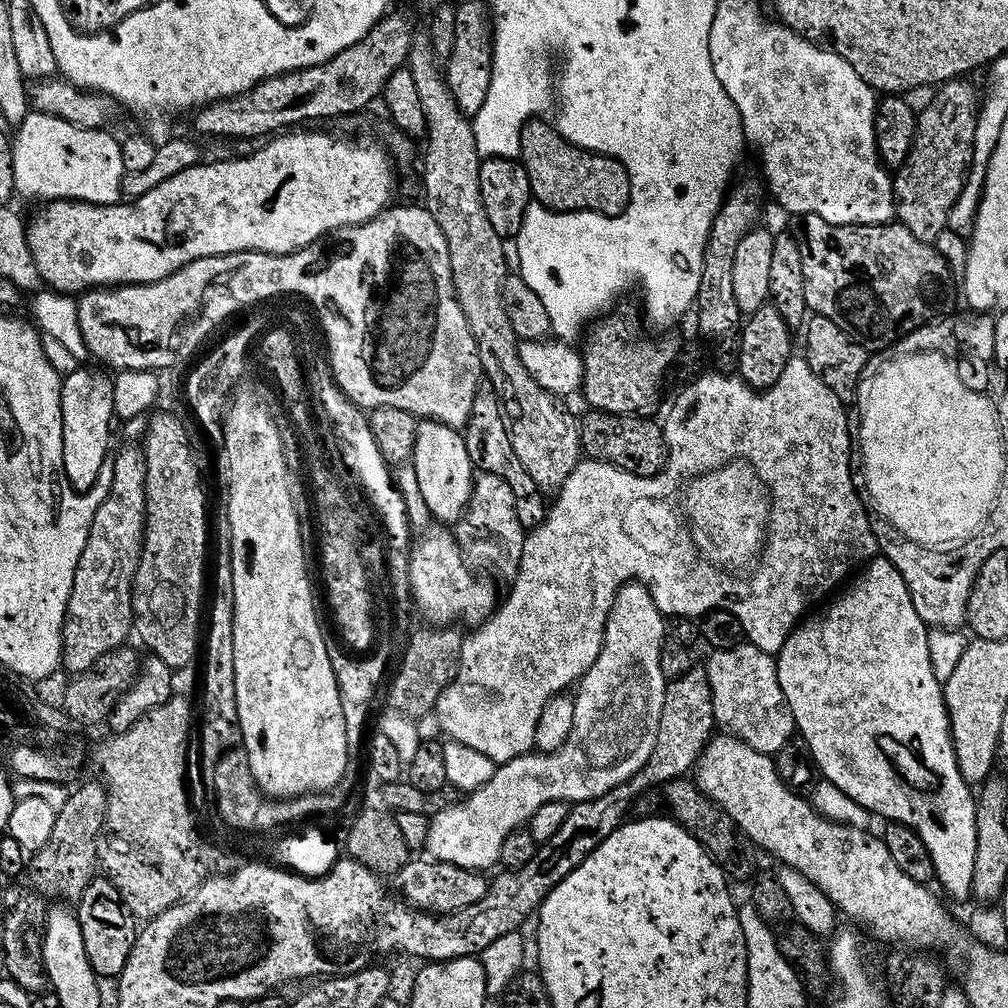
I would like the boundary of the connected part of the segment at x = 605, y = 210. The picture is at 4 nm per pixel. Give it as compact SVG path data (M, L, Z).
M540 118L529 120L520 129L518 145L518 159L530 178L533 197L545 208L557 212L617 216L628 205L628 171L616 157L587 152L577 144L563 140L551 123L543 124L542 121Z

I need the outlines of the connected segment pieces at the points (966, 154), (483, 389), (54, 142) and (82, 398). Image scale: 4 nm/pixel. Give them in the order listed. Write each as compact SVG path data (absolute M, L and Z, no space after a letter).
M968 78L946 80L933 91L936 93L933 94L932 101L921 112L919 109L916 116L916 133L910 146L910 154L906 154L906 162L902 162L902 166L895 169L892 176L892 194L896 198L895 219L904 224L910 234L930 245L935 245L936 239L945 235L950 206L954 206L964 180L968 177L968 165L972 162L974 130L982 100L979 95L976 97L976 88L970 81Z
M481 379L478 390L474 390L474 402L470 406L470 418L462 429L466 454L470 454L470 462L473 469L490 474L498 474L506 486L514 493L516 509L518 510L518 522L526 530L538 527L544 522L546 500L542 497L542 489L526 474L522 462L518 462L518 454L514 454L514 446L510 446L510 434L504 421L504 411L500 408L500 399L494 390L494 386L486 379Z
M29 111L28 115L20 121L14 132L12 142L12 153L14 154L14 182L16 183L17 193L22 197L33 196L36 202L47 202L50 200L84 200L88 204L114 204L121 199L120 180L125 174L122 166L122 154L120 153L120 140L111 136L111 131L99 128L79 128L73 124L66 123L65 120L57 120L47 116L45 112Z
M96 364L76 368L61 379L59 402L62 406L63 470L72 488L81 493L91 491L103 466L105 469L115 412L111 375Z

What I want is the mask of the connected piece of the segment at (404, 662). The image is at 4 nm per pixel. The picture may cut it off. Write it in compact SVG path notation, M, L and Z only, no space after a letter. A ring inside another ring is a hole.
M452 626L423 627L411 633L388 692L388 704L411 718L427 717L435 709L437 698L456 674L463 640L463 635L450 628Z

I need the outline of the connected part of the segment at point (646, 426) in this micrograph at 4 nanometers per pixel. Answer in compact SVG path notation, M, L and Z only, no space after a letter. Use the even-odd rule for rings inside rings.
M589 409L580 418L581 451L593 460L606 461L639 477L656 476L667 460L664 431L661 423L651 417L616 415L613 412Z

